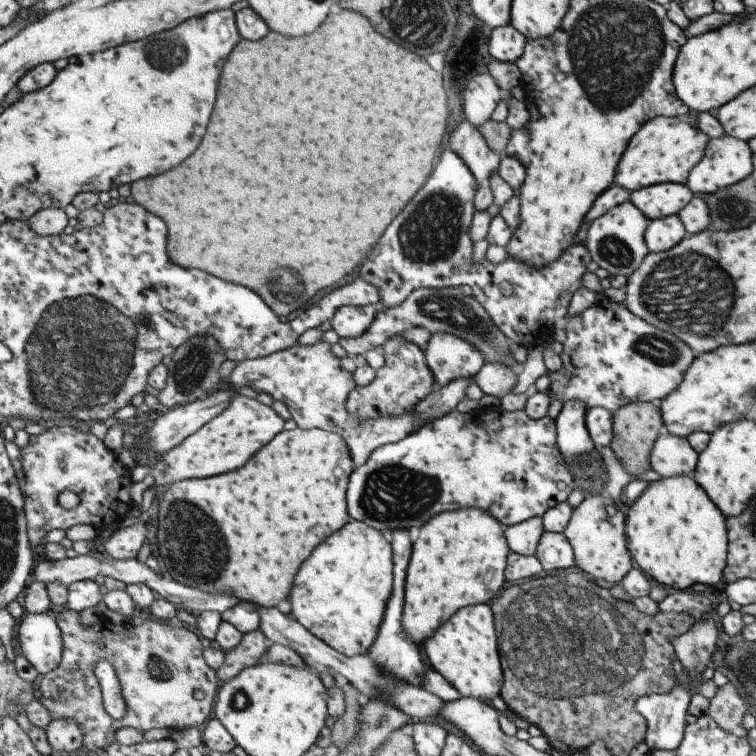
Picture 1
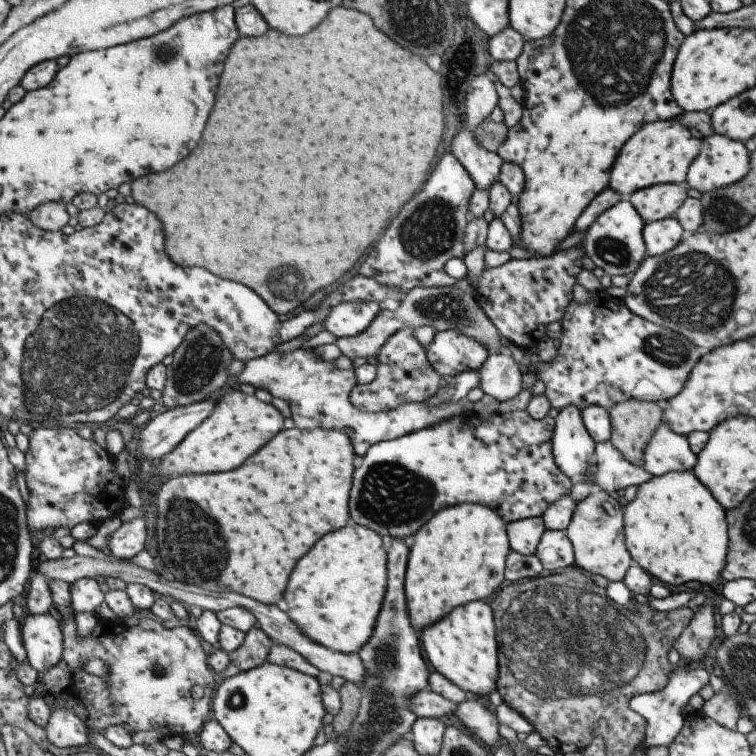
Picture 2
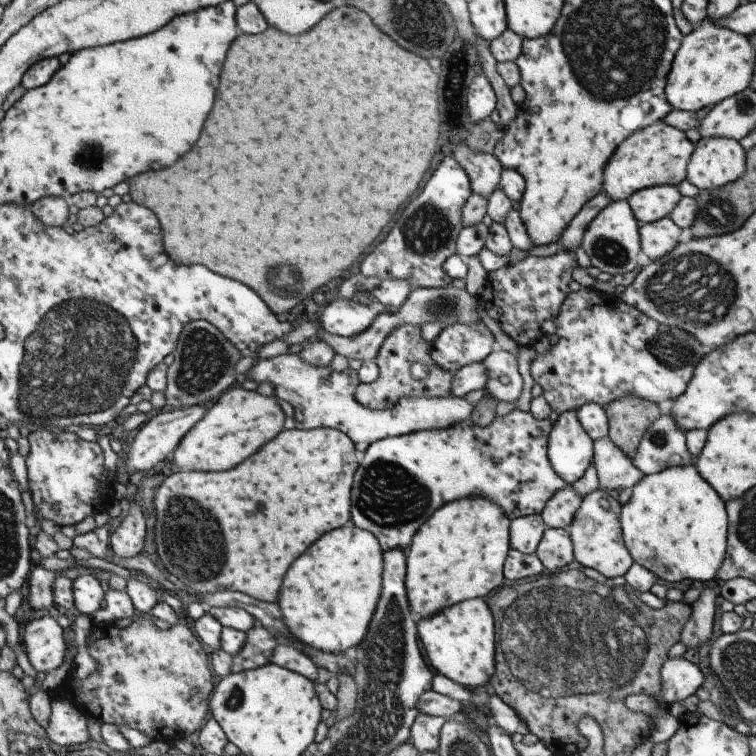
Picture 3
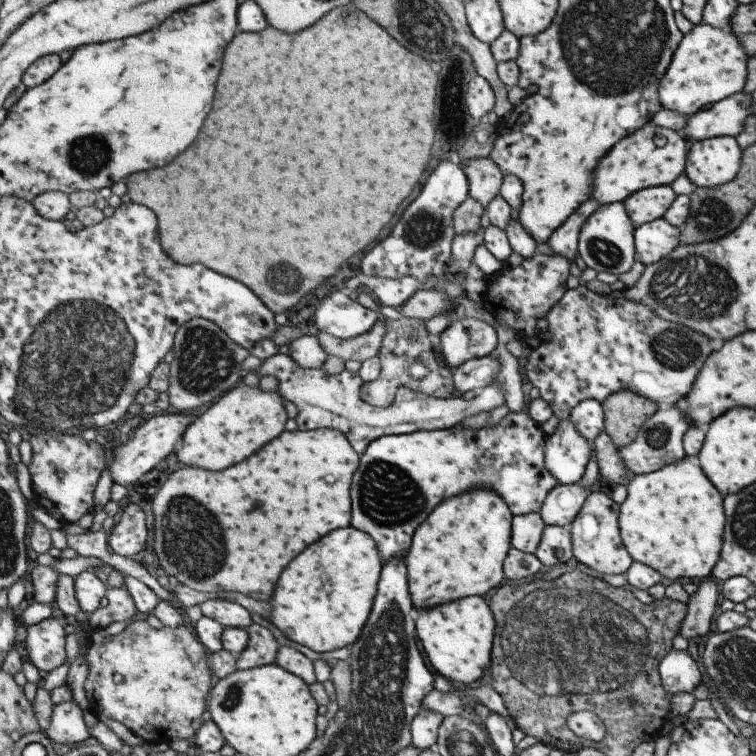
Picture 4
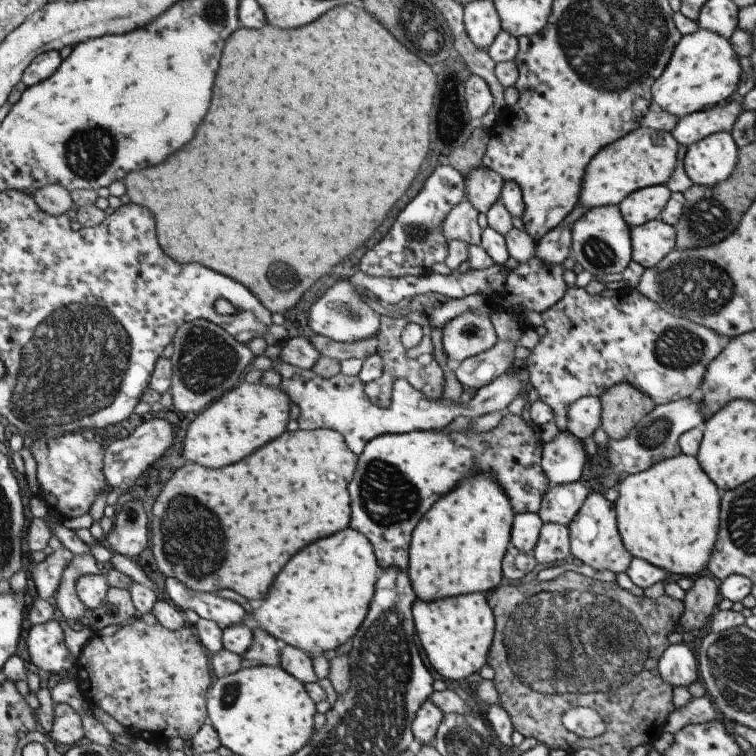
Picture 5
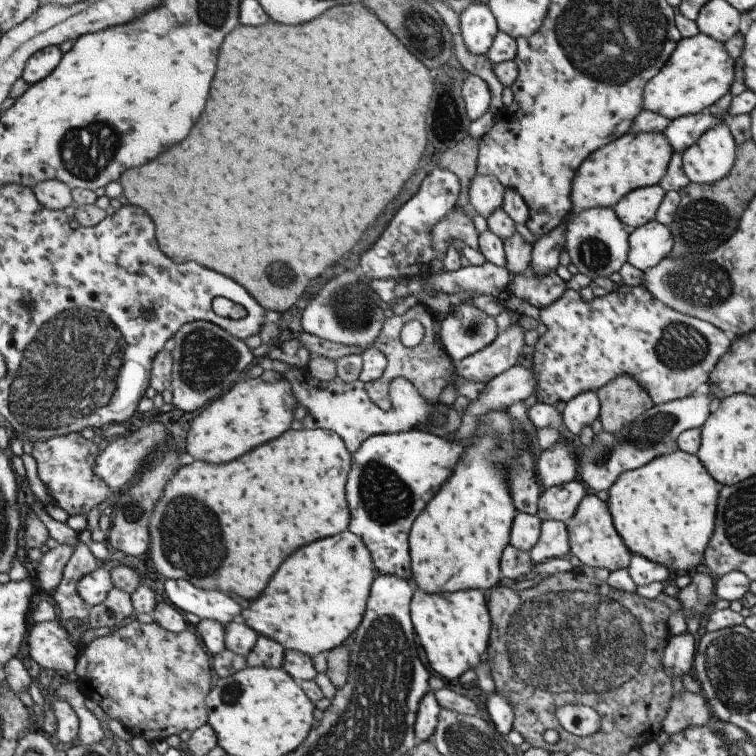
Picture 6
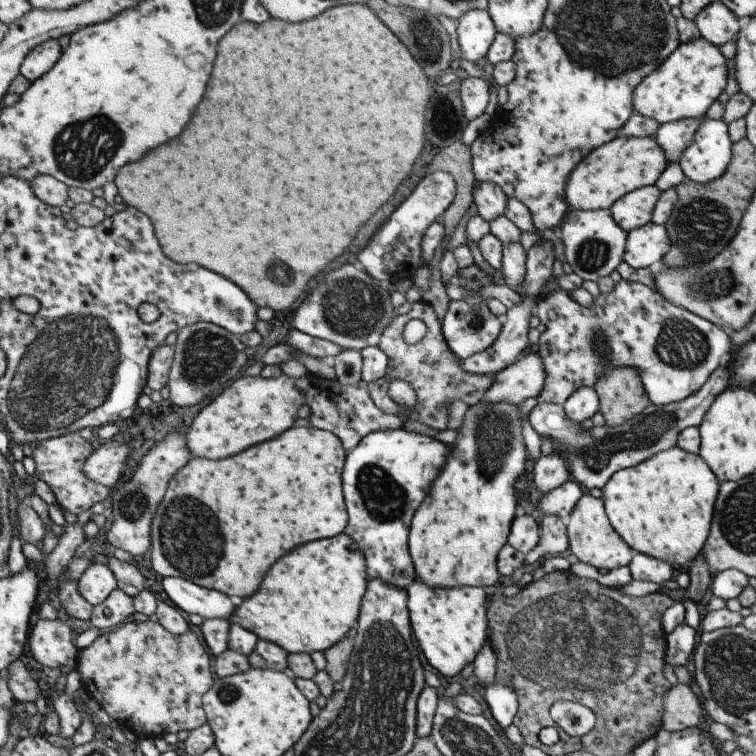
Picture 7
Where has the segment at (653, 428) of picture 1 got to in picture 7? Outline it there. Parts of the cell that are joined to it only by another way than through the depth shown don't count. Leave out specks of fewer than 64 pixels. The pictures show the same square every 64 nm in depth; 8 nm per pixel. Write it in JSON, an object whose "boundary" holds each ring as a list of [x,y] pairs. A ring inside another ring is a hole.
{"boundary":[[[633,368],[607,370],[594,389],[600,398],[600,411],[607,426],[618,427],[650,406],[642,380]]]}

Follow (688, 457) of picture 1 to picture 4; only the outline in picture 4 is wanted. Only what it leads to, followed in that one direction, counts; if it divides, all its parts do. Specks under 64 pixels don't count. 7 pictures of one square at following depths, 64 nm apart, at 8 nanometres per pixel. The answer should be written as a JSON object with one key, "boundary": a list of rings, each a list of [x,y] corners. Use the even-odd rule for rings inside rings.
{"boundary":[[[675,403],[667,410],[659,408],[659,412],[655,412],[650,419],[642,424],[635,440],[631,444],[627,444],[626,447],[619,448],[619,458],[625,464],[625,468],[635,475],[649,474],[658,471],[662,466],[679,462],[686,456],[682,438],[689,427],[689,420],[687,420],[687,414],[683,412],[682,404]]]}

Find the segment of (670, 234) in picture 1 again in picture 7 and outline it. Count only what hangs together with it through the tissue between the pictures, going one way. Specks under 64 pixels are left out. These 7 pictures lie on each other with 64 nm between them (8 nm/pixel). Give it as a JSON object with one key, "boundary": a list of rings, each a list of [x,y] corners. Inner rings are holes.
{"boundary":[[[654,222],[634,228],[627,235],[629,238],[624,261],[634,269],[647,268],[654,262],[661,261],[672,243],[664,225]]]}

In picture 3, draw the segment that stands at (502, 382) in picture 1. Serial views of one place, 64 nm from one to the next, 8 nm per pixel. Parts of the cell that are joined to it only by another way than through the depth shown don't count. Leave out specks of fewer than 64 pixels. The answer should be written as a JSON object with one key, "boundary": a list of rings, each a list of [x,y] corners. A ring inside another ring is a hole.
{"boundary":[[[496,347],[484,363],[489,372],[489,382],[484,391],[497,401],[515,404],[525,390],[516,355]]]}

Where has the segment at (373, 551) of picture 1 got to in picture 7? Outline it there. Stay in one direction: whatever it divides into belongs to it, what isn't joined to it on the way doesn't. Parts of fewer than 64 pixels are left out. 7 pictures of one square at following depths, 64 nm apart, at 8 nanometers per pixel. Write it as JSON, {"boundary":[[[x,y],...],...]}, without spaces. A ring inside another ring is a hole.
{"boundary":[[[345,534],[337,535],[327,540],[311,542],[305,546],[295,548],[271,568],[267,580],[259,592],[244,599],[241,606],[237,607],[232,622],[243,625],[243,628],[255,632],[260,639],[269,640],[279,644],[288,653],[324,653],[328,648],[333,648],[341,640],[345,640],[353,624],[359,622],[362,614],[363,599],[366,598],[367,587],[370,586],[370,573],[367,572],[367,556],[355,544],[353,537]]]}

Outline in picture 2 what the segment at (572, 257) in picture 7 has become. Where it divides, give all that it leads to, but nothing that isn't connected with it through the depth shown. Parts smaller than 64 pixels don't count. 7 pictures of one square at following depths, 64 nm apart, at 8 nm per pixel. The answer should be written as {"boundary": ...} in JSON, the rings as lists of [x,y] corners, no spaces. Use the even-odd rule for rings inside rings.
{"boundary":[[[627,198],[619,201],[613,208],[604,212],[585,232],[582,246],[588,257],[606,274],[633,274],[639,267],[639,262],[645,254],[642,231],[646,222]]]}

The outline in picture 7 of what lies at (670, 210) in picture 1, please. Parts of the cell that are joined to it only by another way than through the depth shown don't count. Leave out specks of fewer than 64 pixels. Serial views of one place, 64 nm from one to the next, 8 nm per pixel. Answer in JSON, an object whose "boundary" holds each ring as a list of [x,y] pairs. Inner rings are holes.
{"boundary":[[[655,185],[635,189],[633,192],[623,195],[610,208],[611,214],[621,225],[621,228],[629,234],[634,228],[642,227],[650,222],[654,207],[661,194],[662,192]]]}

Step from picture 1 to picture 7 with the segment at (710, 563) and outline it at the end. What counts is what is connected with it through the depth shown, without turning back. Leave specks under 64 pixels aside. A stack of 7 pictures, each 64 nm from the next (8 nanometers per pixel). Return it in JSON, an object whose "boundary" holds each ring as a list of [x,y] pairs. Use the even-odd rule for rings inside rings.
{"boundary":[[[677,446],[658,452],[634,467],[617,472],[611,482],[601,490],[607,514],[614,527],[618,529],[619,538],[627,546],[635,548],[645,556],[667,562],[674,568],[693,562],[695,557],[701,554],[703,543],[709,536],[713,504],[718,493],[718,480],[698,454],[689,454]]]}

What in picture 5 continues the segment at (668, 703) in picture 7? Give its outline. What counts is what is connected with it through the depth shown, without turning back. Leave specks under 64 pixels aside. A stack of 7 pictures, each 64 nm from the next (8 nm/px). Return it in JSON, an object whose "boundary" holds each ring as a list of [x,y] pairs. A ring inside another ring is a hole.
{"boundary":[[[708,696],[691,697],[683,708],[675,708],[675,712],[670,712],[666,730],[667,733],[675,734],[687,724],[701,724],[716,719],[718,719],[718,713]]]}

